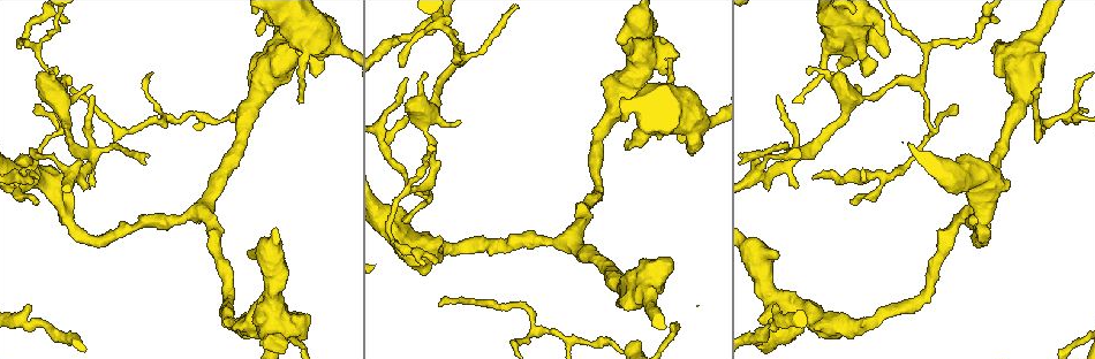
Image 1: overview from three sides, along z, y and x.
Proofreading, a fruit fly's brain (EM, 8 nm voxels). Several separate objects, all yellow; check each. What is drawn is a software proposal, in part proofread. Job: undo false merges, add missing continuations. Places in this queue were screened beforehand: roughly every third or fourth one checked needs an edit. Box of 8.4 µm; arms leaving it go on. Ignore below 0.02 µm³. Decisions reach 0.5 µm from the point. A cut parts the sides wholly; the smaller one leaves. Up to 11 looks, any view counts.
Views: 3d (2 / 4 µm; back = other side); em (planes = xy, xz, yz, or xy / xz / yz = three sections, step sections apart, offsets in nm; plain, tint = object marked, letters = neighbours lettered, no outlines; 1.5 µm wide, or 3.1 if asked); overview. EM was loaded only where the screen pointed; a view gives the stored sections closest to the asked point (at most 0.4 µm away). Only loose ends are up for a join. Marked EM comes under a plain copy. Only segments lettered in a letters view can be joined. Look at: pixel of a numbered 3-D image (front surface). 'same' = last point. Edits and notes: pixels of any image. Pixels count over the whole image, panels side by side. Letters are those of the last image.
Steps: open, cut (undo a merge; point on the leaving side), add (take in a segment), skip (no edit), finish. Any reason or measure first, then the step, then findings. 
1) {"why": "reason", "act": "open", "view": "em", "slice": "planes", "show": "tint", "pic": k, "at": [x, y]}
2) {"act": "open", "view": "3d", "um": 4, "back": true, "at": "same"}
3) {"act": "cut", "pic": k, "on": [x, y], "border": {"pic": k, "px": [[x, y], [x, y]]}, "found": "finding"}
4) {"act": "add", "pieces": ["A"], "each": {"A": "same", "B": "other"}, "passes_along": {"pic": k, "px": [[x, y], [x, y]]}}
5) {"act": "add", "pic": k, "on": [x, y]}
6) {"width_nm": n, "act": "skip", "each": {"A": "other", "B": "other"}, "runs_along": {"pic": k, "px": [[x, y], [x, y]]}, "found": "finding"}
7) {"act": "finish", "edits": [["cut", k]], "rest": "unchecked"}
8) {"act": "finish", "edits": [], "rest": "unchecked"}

{"why": "thin end", "act": "open", "view": "em", "slice": "planes", "show": "letters", "pic": 1, "at": [302, 101]}

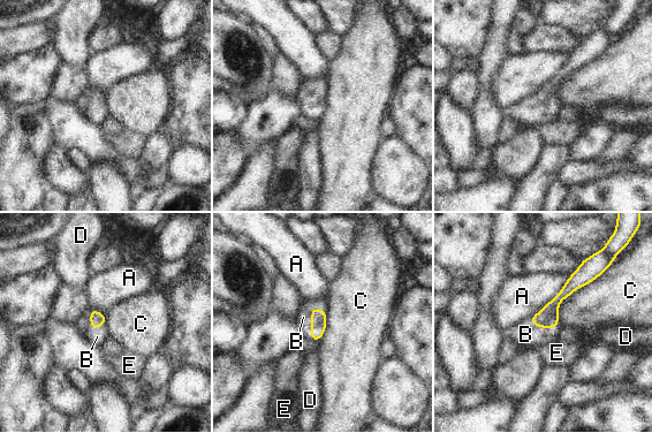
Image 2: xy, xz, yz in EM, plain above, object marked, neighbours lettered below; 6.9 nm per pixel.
{"act": "add", "pieces": ["B"], "each": {"A": "other", "B": "same", "C": "other", "D": "other", "E": "other"}, "passes_along": {"pic": 2, "px": [[318, 317], [311, 321], [303, 317]]}, "found": "it goes on there"}

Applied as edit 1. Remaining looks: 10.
{"why": "thick turns thin", "act": "open", "view": "3d", "um": 4, "pic": 1, "at": [849, 325]}

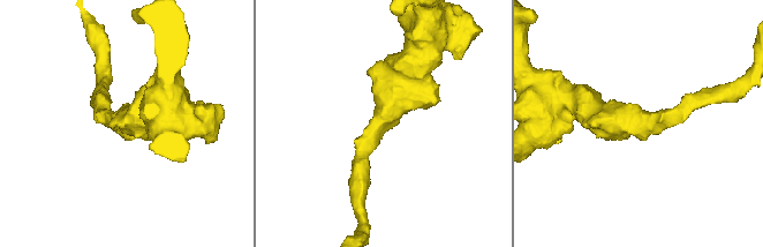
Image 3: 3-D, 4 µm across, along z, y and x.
{"arm_widths_nm": [240, 550], "act": "open", "view": "em", "slice": "yz", "step": 8, "show": "tint", "pic": 3, "at": [642, 120]}

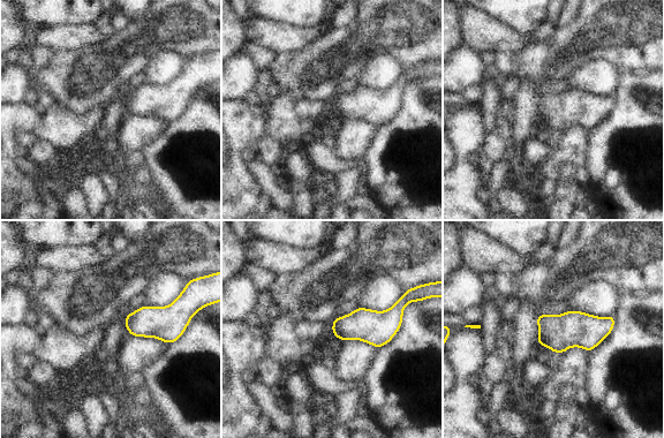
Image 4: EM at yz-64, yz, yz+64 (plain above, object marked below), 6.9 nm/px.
{"why": "cut it another way", "act": "open", "view": "em", "slice": "planes", "show": "letters", "at": "same"}

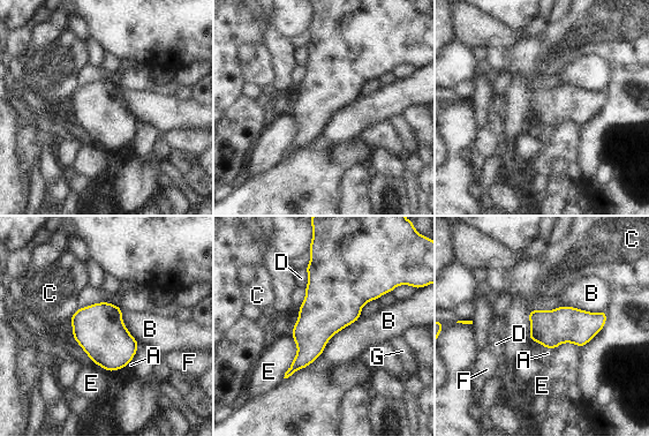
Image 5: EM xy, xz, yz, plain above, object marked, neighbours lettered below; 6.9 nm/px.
{"width_nm": 360, "act": "skip", "each": {"A": "other", "B": "other", "C": "other", "D": "other", "E": "other", "F": "other", "G": "other"}, "found": "one neuron here"}

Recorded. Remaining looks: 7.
{"act": "open", "view": "3d", "um": 2, "pic": 1, "at": [62, 194]}

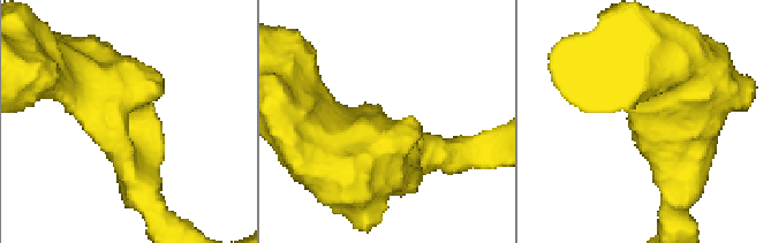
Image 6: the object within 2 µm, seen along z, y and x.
{"why": "need the tissue", "act": "open", "view": "em", "slice": "planes", "show": "letters", "pic": 6, "at": [381, 110]}

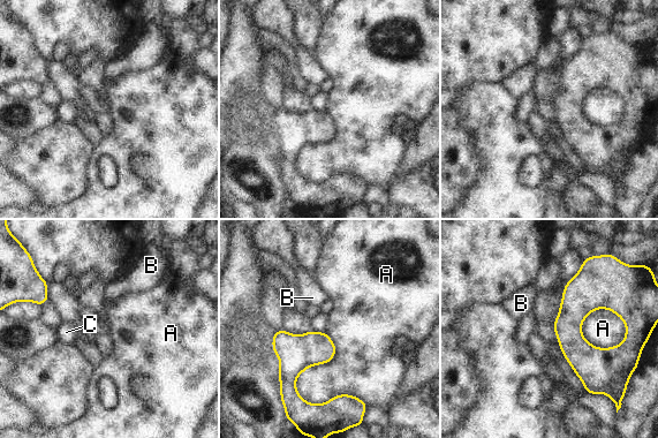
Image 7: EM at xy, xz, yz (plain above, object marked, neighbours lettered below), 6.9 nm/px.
{"act": "skip", "each": {"A": "other", "B": "other", "C": "other"}, "border": {"pic": 7, "px": [[325, 331], [369, 405]]}, "found": "none of them fits"}

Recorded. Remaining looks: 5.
{"why": "end of a long branch", "act": "open", "view": "3d", "um": 2, "back": true, "pic": 1, "at": [440, 306]}

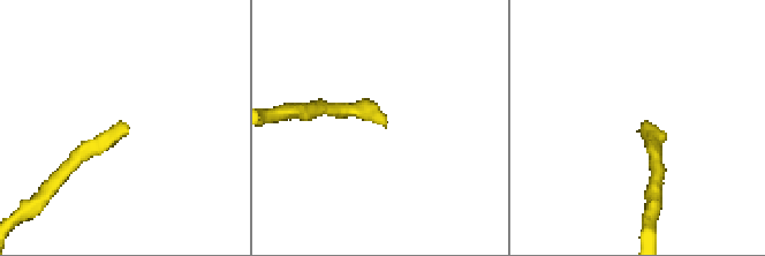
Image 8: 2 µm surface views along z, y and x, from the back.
{"act": "open", "view": "em", "slice": "planes", "show": "letters", "pic": 8, "at": [640, 130]}

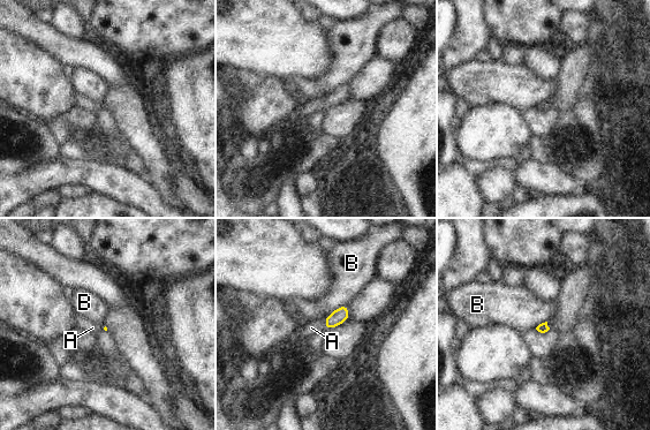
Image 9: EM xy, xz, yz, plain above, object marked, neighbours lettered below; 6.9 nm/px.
{"act": "add", "pieces": ["A"], "each": {"A": "same", "B": "other"}, "found": "the neuron continues"}

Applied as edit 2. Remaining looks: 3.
{"act": "finish", "edits": [["add", 2], ["add", 9]], "rest": "unchecked"}

